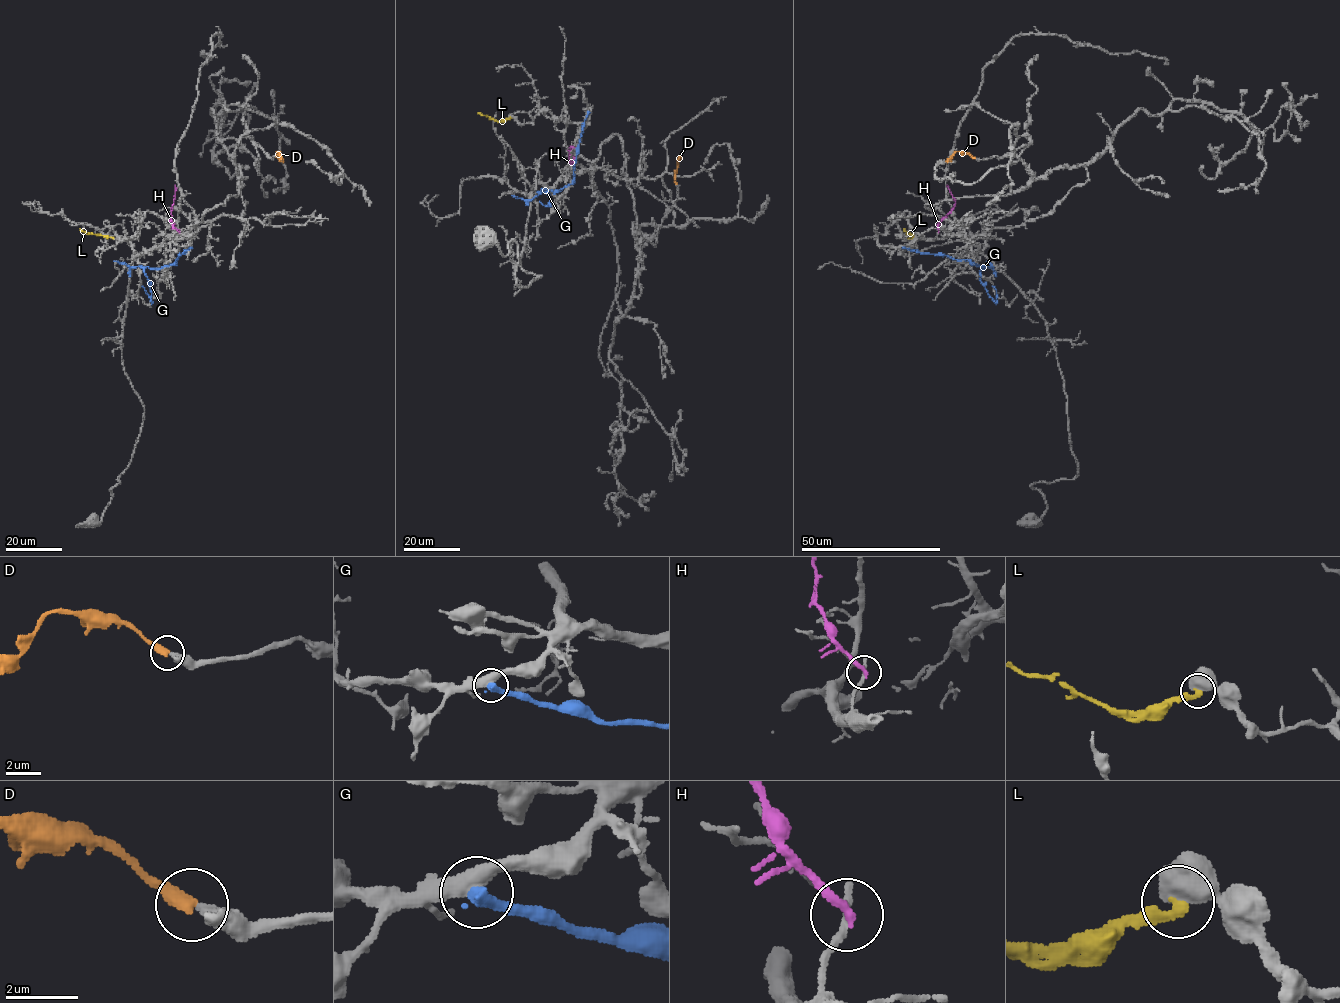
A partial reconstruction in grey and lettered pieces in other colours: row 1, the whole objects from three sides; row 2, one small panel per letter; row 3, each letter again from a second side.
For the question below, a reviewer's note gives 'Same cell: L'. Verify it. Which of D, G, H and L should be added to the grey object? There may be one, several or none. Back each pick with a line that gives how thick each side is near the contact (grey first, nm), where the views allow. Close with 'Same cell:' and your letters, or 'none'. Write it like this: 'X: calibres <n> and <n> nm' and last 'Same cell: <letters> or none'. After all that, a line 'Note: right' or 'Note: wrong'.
D: calibres 300 and 360 nm
Same cell: D
Note: wrong

